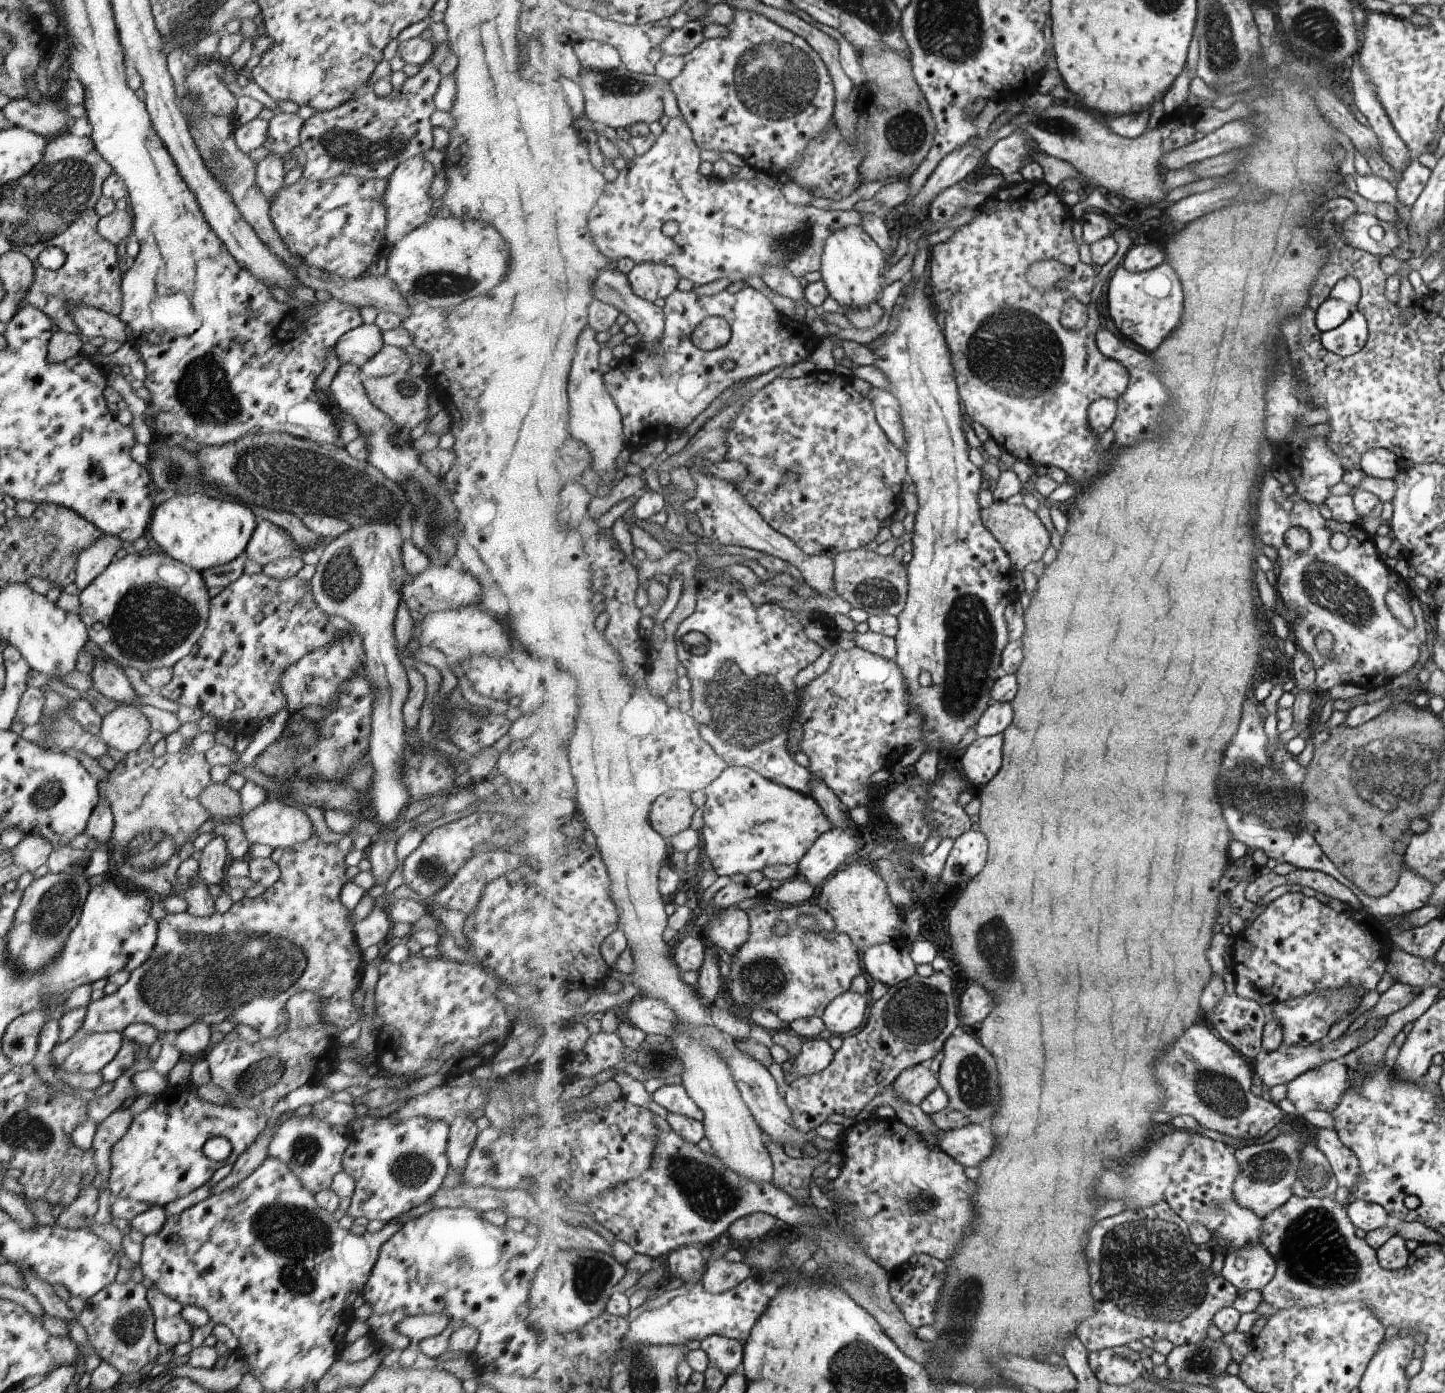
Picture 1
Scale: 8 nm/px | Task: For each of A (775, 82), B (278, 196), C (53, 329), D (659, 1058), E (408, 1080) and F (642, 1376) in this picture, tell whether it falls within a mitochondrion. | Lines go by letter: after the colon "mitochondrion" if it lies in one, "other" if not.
A: mitochondrion
B: other
C: other
D: mitochondrion
E: other
F: mitochondrion

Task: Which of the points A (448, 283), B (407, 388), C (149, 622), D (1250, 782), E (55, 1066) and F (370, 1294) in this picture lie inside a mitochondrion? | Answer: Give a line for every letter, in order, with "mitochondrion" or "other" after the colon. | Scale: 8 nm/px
A: mitochondrion
B: mitochondrion
C: mitochondrion
D: mitochondrion
E: other
F: other

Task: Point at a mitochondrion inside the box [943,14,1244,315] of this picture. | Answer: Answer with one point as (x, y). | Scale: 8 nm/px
(1062, 128)

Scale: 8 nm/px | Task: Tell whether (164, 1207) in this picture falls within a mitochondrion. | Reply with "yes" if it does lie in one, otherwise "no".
no

